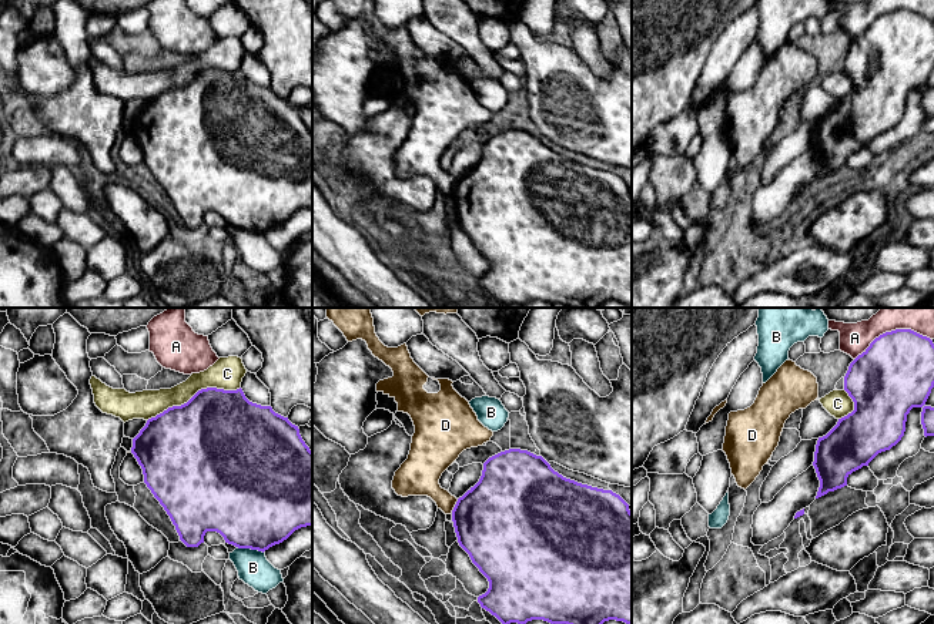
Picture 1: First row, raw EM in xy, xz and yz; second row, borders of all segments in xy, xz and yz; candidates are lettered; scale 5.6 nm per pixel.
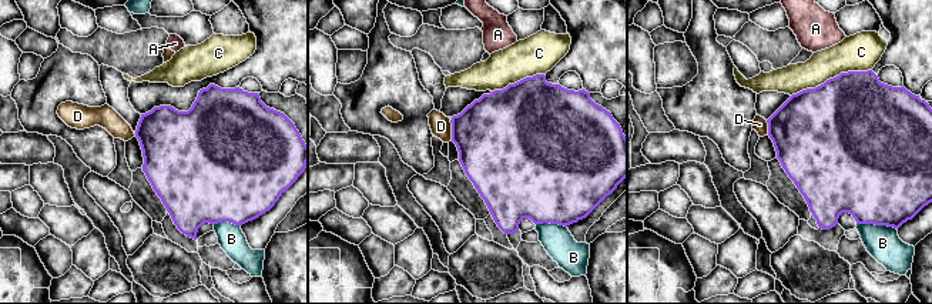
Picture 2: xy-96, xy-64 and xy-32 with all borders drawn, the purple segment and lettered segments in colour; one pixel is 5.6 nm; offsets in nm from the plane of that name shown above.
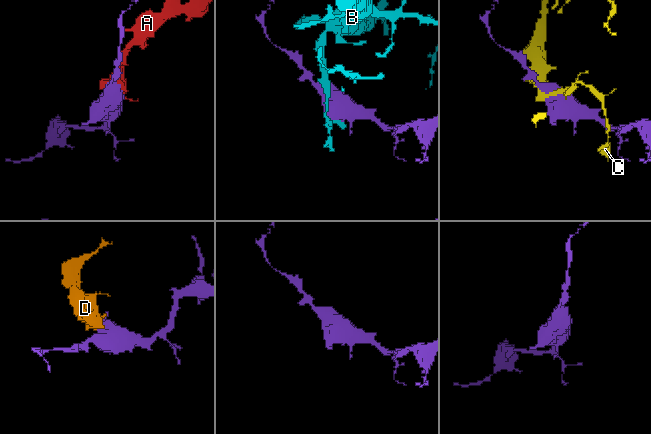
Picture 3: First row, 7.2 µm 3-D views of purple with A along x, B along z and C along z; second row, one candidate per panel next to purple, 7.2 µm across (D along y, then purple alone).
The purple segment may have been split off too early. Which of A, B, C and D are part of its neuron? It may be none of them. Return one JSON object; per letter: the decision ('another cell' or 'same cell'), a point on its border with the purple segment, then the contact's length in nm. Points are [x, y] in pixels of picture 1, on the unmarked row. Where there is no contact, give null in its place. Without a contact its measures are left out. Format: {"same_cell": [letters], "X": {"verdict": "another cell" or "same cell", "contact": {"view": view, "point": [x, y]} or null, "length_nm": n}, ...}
{"same_cell": [], "A": {"verdict": "another cell", "contact": {"view": "yz", "point": [891, 12]}, "length_nm": 440}, "B": {"verdict": "another cell", "contact": {"view": "xy", "point": [250, 228]}, "length_nm": 160}, "C": {"verdict": "another cell", "contact": {"view": "xy", "point": [194, 76]}, "length_nm": 550}, "D": {"verdict": "another cell", "contact": {"view": "xz", "point": [455, 187]}, "length_nm": 90}}

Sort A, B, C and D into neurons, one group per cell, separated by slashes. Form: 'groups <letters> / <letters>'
groups A D / B / C

